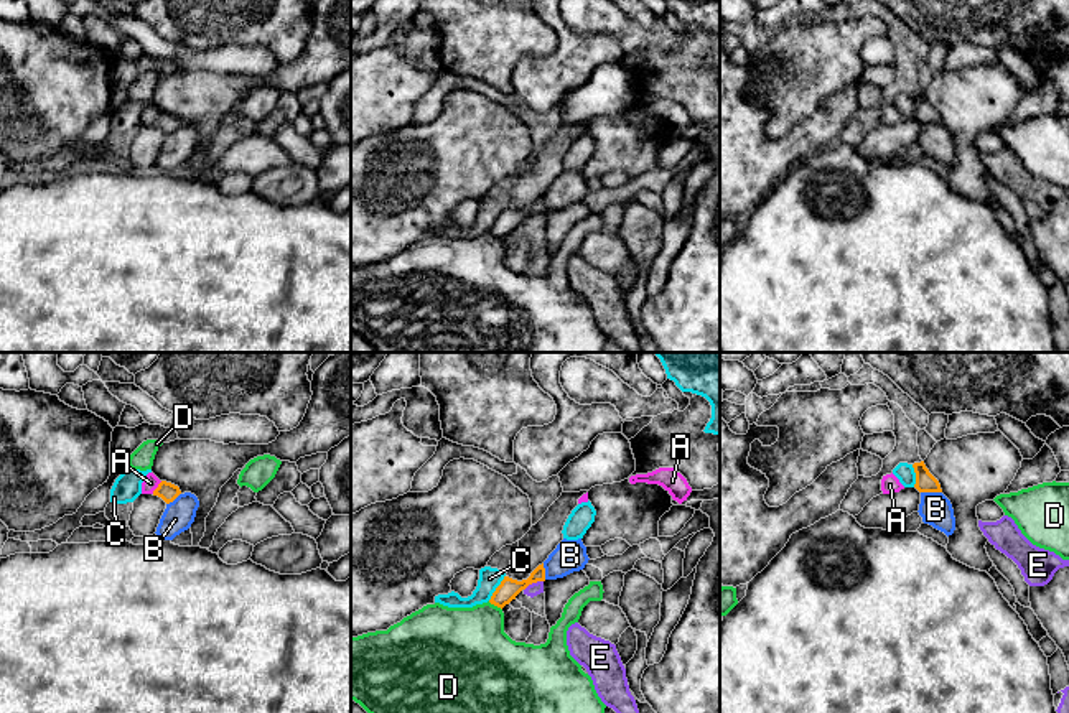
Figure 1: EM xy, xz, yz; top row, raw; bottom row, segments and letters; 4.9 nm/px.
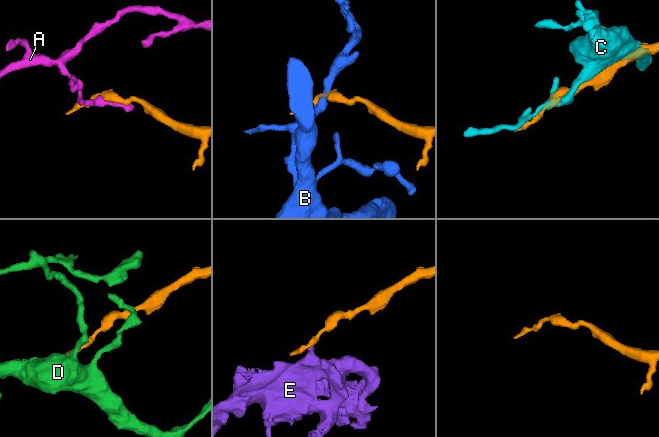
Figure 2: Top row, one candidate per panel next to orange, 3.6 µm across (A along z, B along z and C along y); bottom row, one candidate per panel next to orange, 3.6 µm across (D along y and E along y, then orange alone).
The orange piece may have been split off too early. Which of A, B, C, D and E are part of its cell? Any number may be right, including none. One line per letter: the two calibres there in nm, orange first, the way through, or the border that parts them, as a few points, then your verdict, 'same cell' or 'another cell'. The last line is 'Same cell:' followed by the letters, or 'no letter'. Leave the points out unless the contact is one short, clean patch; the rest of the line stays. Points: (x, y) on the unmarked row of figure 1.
A: 90/80 nm | another cell
B: 100/160 nm | another cell
C: 100/110 nm | another cell
D: 100/400 nm | another cell
E: 100/70 nm | along xz (542, 211), (532, 213), (524, 221) | another cell
Same cell: no letter

